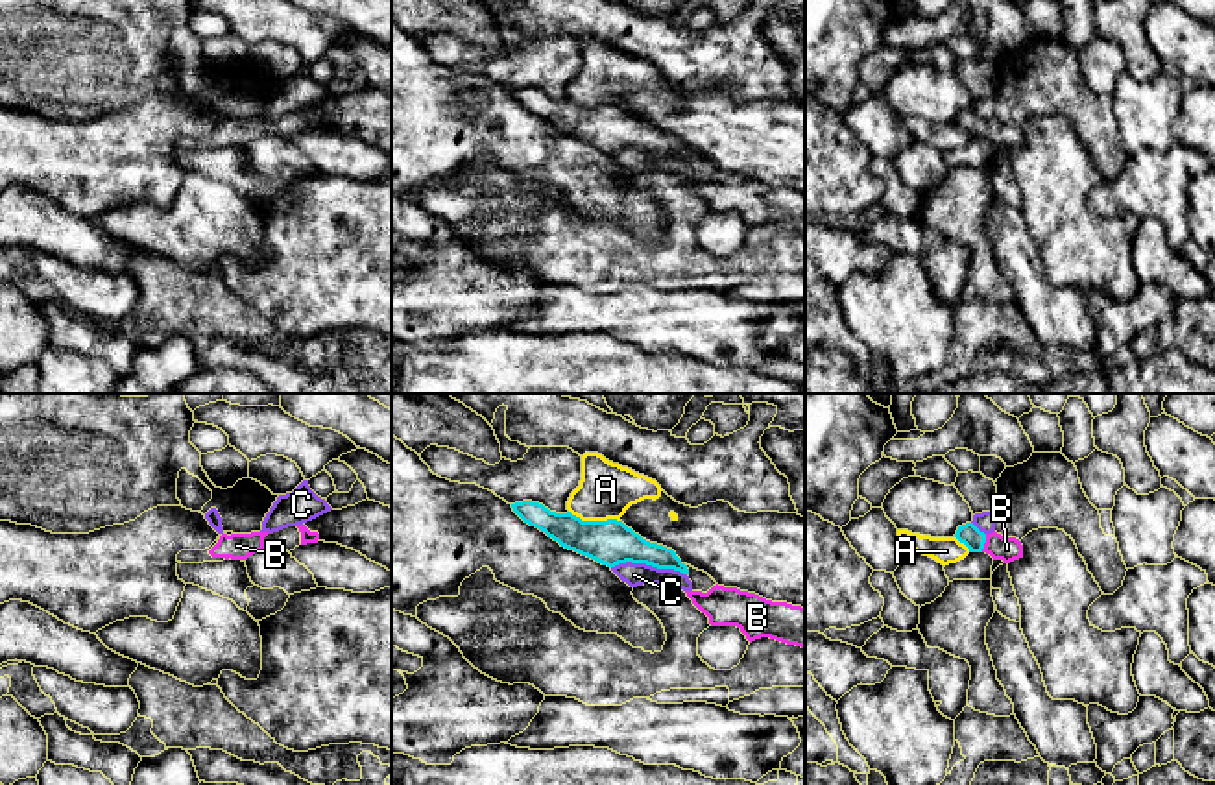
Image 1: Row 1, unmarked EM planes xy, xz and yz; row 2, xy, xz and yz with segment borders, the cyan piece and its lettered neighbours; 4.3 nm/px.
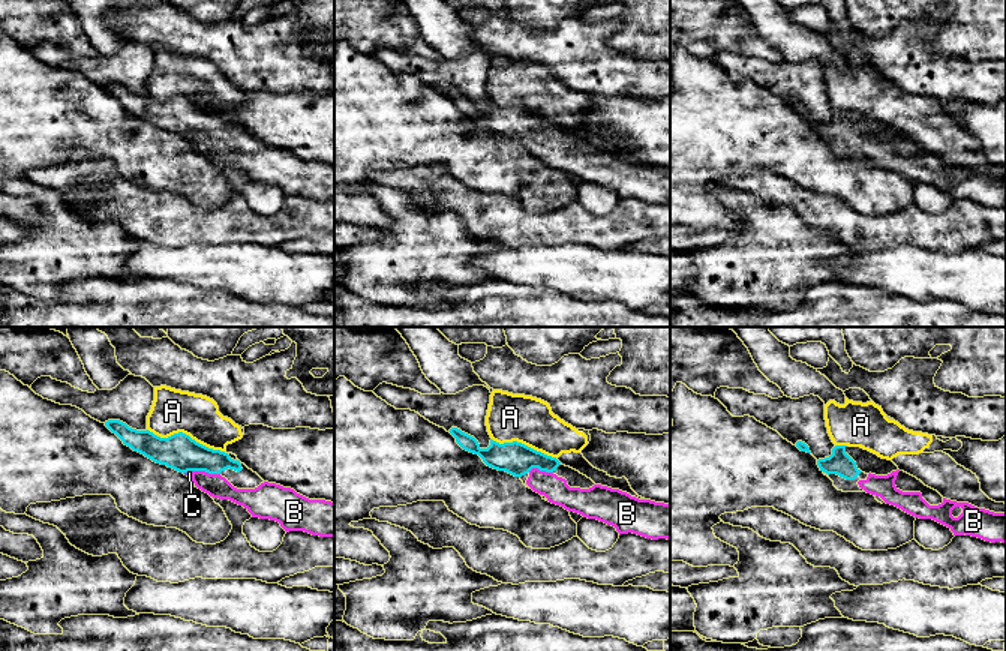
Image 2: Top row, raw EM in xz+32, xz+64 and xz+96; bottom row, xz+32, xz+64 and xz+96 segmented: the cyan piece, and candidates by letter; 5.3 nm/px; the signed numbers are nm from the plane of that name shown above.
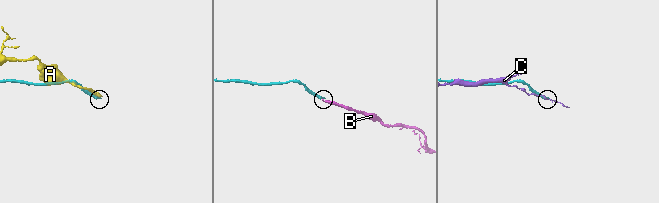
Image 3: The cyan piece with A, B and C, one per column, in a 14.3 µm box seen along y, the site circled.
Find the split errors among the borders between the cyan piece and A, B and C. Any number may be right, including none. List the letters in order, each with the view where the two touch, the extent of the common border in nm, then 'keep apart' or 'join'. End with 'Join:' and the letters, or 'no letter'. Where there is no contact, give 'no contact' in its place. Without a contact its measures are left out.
A: meets cyan in xz; contact 220 nm long; keep apart
B: meets cyan in yz; contact 80 nm long; join
C: meets cyan in xz; contact 340 nm long; keep apart
Join: B

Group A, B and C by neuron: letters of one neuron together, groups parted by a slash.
A / B / C

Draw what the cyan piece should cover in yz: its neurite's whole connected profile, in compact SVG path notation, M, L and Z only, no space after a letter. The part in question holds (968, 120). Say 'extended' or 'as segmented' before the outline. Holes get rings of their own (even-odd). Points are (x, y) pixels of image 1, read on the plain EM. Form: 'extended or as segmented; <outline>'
extended; M973 109L958 113L955 124L964 129L969 139L986 139L993 146L1010 150L1023 144L1023 131L1016 124L1003 124L997 118L984 120Z

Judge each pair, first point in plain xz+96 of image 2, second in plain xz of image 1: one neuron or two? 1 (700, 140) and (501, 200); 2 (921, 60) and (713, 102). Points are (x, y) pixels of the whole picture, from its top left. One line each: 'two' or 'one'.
1: two
2: two

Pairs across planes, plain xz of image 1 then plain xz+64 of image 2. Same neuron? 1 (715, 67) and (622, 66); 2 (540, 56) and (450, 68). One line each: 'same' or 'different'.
1: same
2: same

